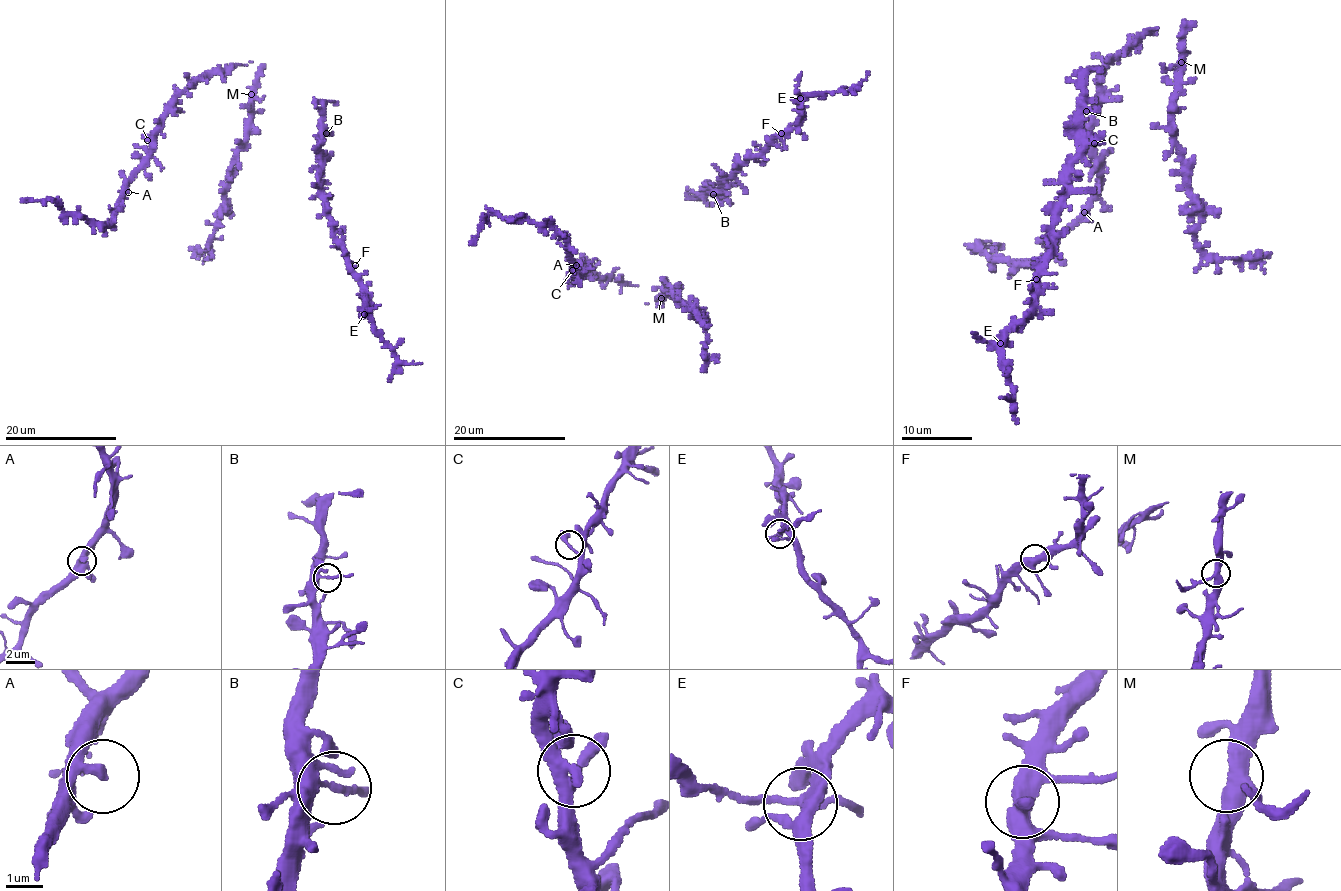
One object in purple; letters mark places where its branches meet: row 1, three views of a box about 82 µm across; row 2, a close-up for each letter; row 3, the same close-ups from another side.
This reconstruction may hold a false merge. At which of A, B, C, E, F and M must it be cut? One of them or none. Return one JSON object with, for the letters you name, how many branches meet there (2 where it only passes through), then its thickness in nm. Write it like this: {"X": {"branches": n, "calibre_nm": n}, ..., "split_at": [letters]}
{"E": {"branches": 4, "calibre_nm": 240}, "split_at": ["E"]}

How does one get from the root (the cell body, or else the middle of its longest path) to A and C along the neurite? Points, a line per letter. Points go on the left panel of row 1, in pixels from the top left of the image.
A: (225, 82), (219, 73), (202, 75), (176, 98), (154, 137), (150, 158), (124, 189), (128, 192)
C: (225, 82), (219, 73), (196, 77), (176, 98), (154, 139), (151, 142), (147, 140)

